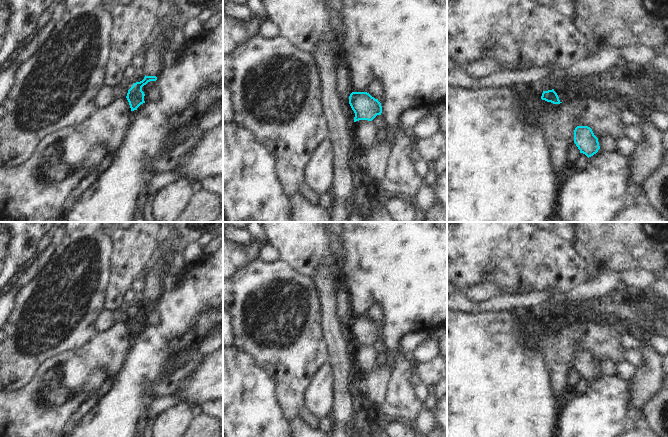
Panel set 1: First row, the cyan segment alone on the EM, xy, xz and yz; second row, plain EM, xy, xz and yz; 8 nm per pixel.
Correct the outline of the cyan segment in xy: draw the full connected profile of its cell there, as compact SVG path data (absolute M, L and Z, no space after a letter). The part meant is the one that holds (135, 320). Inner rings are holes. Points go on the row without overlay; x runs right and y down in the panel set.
M146 300L144 303L140 306L136 306L133 308L133 310L128 314L127 317L127 324L129 326L131 335L137 334L137 332L145 327L144 325L144 316L142 315L142 311L146 309L150 305L156 305L157 301L156 300Z

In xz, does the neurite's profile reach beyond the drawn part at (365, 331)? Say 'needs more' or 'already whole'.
already whole

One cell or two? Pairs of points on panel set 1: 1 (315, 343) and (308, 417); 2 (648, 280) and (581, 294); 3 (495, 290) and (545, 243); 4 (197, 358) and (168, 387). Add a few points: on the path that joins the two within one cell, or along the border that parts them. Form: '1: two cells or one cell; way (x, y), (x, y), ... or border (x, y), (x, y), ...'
1: one cell; way (297, 361), (297, 399)
2: one cell; way (631, 278), (627, 276), (614, 276), (598, 286)
3: two cells; border (476, 282), (494, 281), (507, 292)
4: one cell; way (190, 365), (175, 380)

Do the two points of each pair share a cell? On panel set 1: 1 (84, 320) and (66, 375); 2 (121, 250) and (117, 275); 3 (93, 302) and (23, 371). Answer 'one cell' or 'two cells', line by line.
1: two cells
2: one cell
3: one cell

